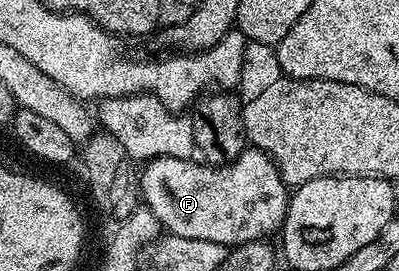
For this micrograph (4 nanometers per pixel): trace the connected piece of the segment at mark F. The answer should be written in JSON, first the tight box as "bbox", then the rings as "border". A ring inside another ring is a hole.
{"bbox":[138,148,290,247],"border":[[[246,148],[242,153],[228,163],[227,166],[209,166],[200,160],[188,159],[174,159],[174,158],[154,158],[143,163],[142,169],[138,174],[138,185],[140,187],[140,198],[143,205],[149,210],[157,220],[159,220],[161,227],[169,235],[177,238],[189,238],[190,240],[210,240],[214,244],[222,244],[226,247],[241,246],[247,242],[258,242],[261,240],[271,239],[272,233],[279,231],[284,225],[284,217],[288,211],[288,200],[290,197],[290,187],[284,183],[282,176],[278,172],[278,168],[274,164],[274,160],[266,152],[255,148]]]}

